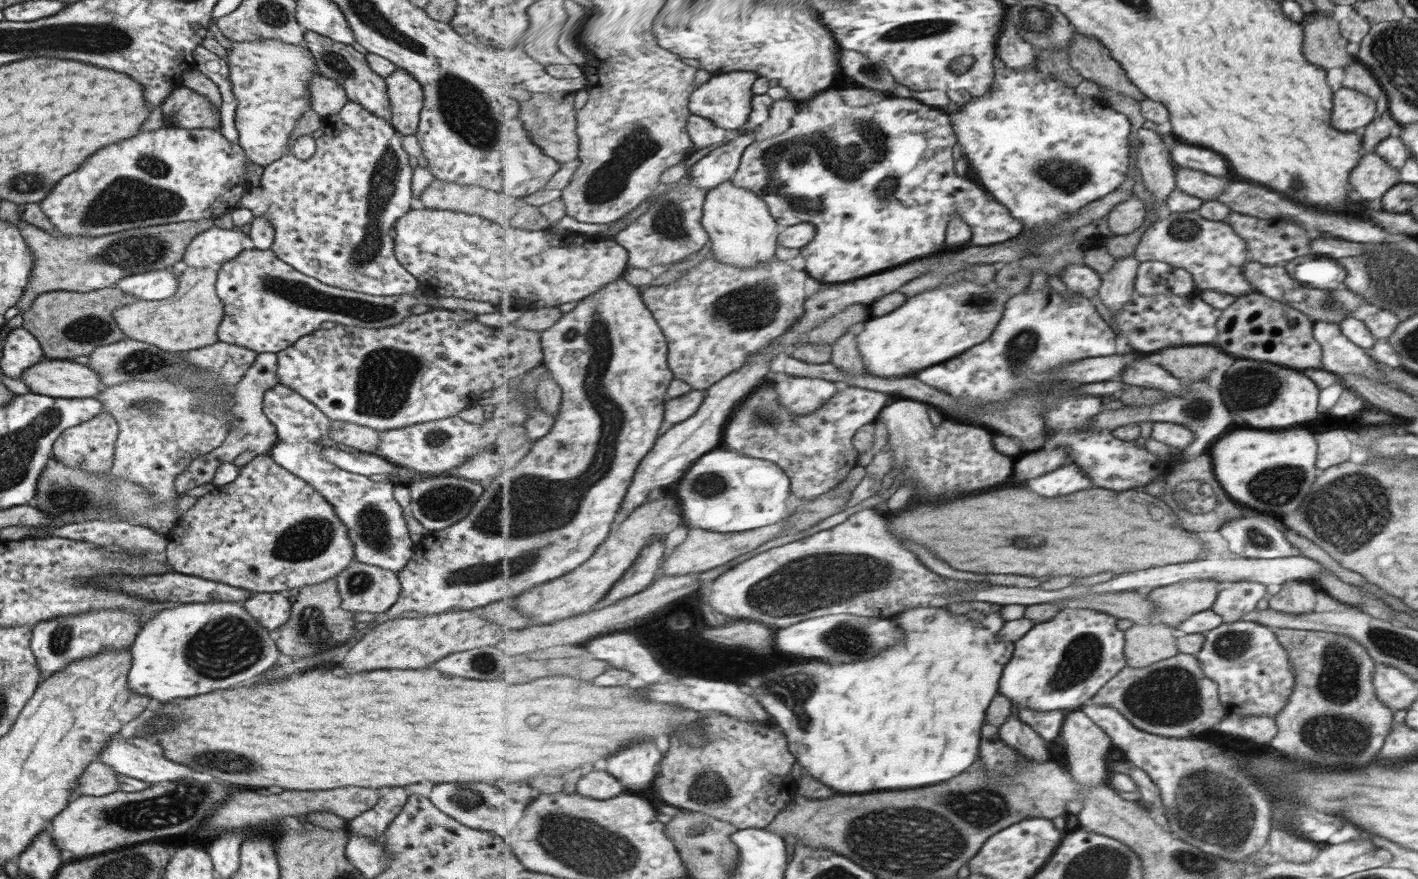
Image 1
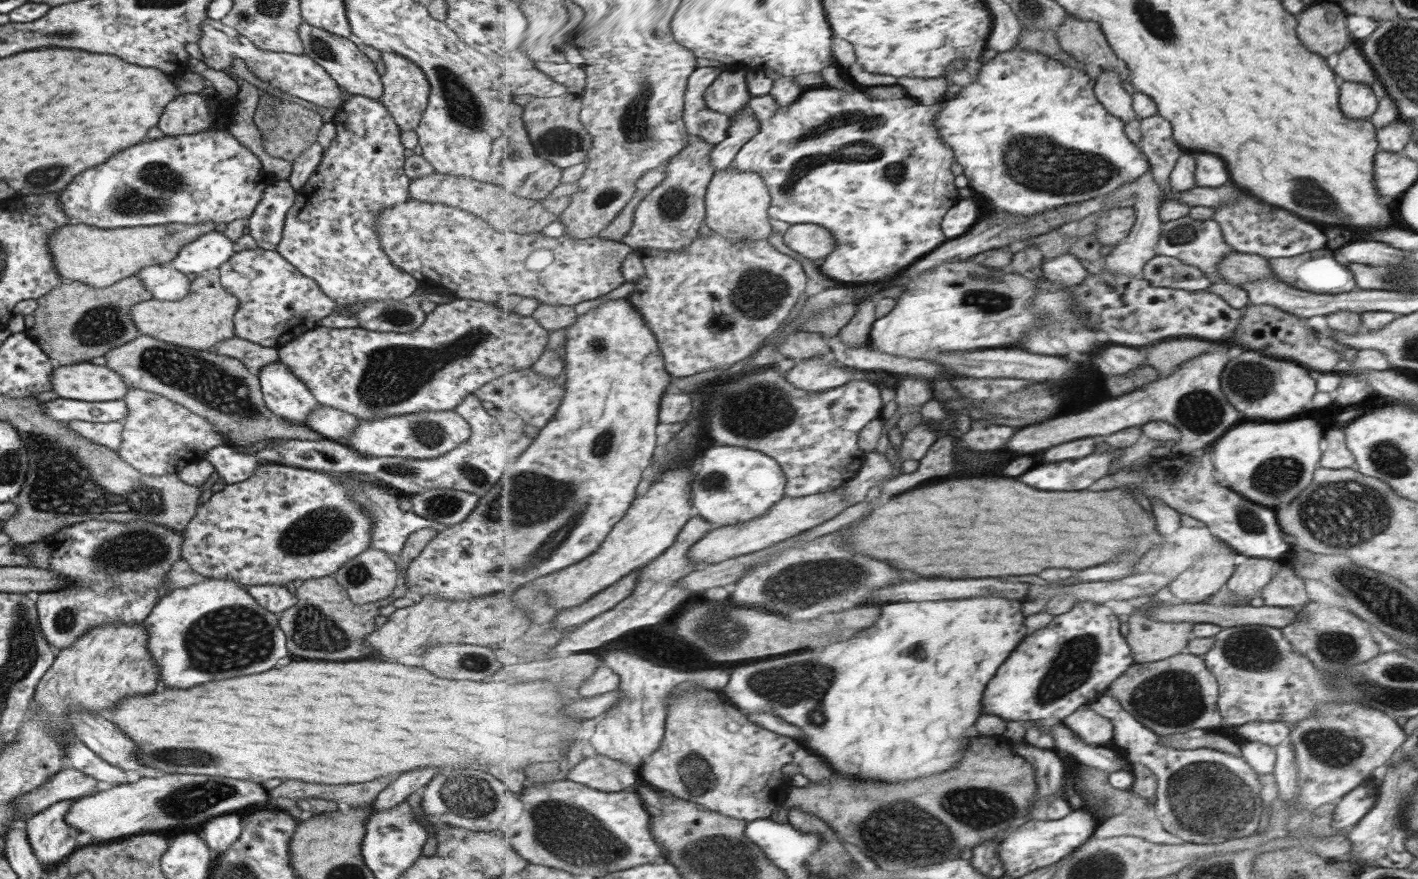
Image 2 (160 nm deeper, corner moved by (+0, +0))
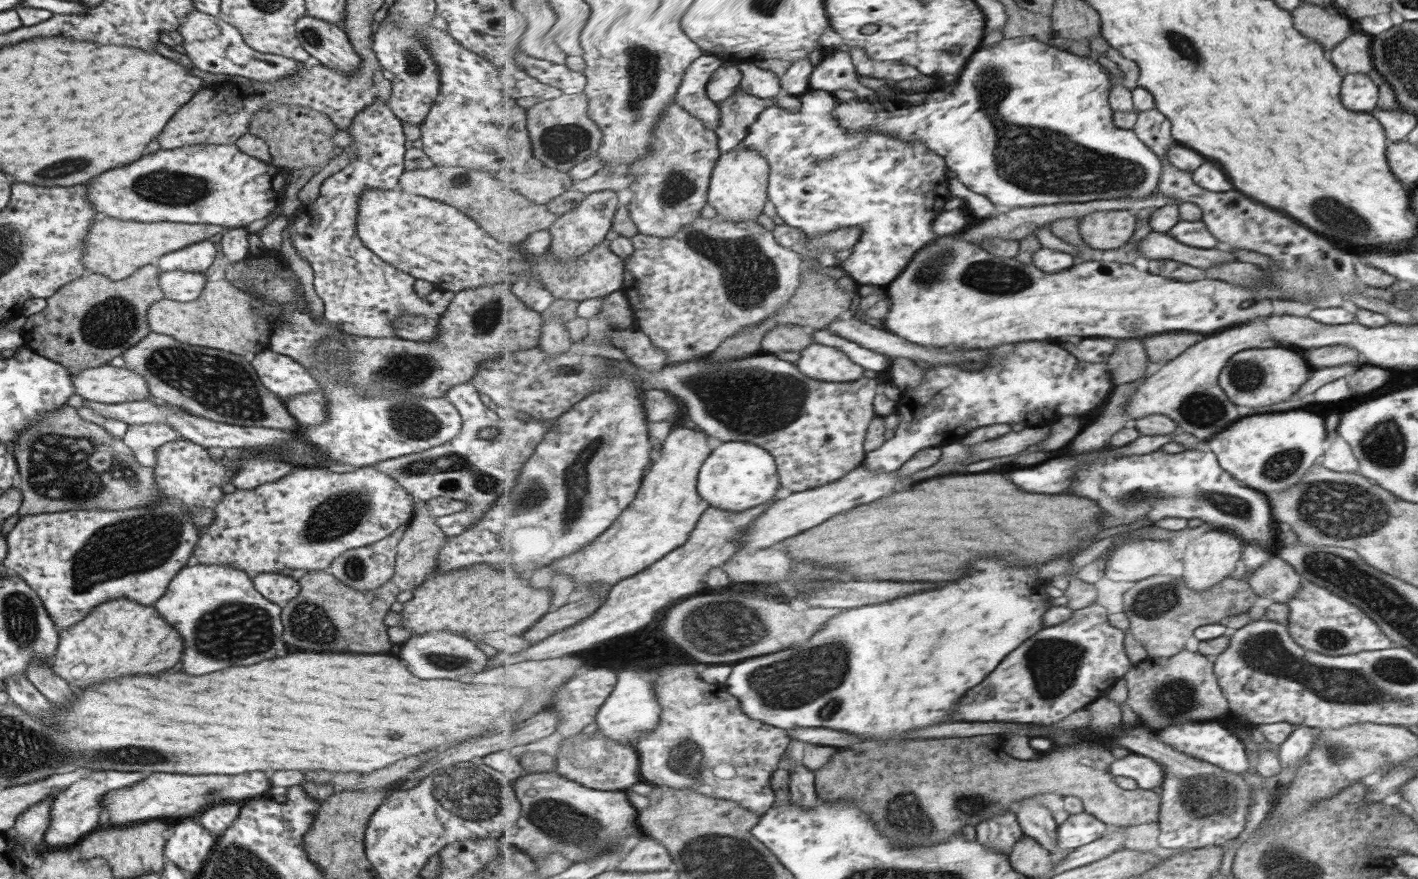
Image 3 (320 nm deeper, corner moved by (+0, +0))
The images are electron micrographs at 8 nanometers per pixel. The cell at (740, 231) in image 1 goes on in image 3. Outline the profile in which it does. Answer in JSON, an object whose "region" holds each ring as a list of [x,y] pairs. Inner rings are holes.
{"region":[[[740,146],[731,152],[722,153],[712,173],[708,204],[717,211],[717,214],[729,221],[756,220],[769,201],[770,175],[771,166],[769,166],[768,159],[755,150],[747,150]]]}

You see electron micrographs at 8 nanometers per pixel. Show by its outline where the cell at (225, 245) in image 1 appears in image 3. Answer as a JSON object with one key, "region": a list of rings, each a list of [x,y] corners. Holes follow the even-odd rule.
{"region":[[[205,240],[193,243],[185,248],[161,255],[156,262],[163,271],[183,271],[189,273],[203,273],[215,260],[215,246]]]}

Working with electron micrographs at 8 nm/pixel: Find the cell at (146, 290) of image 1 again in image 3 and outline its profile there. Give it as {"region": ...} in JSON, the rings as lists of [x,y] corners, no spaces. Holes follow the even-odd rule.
{"region":[[[163,271],[158,274],[158,285],[162,290],[163,299],[177,302],[191,302],[195,300],[203,290],[207,278],[201,273],[189,273],[183,271]]]}

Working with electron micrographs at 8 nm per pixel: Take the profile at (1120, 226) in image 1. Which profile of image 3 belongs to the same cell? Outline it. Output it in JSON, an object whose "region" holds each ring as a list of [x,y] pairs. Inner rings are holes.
{"region":[[[1131,210],[1097,211],[1079,221],[1087,245],[1101,251],[1127,245],[1138,226],[1136,212]]]}

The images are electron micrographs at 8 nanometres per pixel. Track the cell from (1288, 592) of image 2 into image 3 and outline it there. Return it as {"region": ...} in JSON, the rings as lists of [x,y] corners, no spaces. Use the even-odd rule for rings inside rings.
{"region":[[[1273,554],[1247,578],[1248,585],[1255,592],[1254,597],[1269,598],[1273,603],[1286,603],[1301,582],[1303,580],[1295,569]]]}

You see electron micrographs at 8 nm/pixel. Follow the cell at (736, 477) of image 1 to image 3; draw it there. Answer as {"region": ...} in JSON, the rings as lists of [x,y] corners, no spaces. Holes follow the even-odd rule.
{"region":[[[724,442],[713,449],[698,481],[699,494],[711,507],[738,513],[771,501],[781,486],[776,458],[765,447],[751,442]]]}

